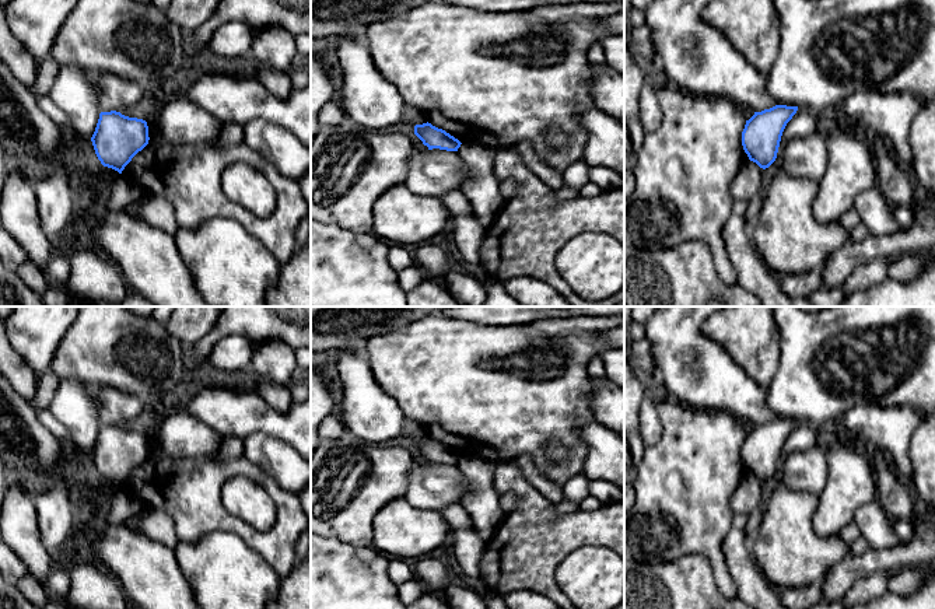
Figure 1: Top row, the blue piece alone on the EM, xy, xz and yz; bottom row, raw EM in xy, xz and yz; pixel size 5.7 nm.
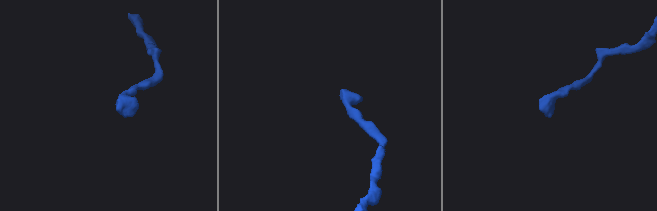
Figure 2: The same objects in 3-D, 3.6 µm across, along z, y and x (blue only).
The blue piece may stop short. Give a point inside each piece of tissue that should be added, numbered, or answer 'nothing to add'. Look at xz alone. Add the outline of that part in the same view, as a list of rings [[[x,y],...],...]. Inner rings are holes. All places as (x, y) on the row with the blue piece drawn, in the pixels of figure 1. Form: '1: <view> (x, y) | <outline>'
nothing to add

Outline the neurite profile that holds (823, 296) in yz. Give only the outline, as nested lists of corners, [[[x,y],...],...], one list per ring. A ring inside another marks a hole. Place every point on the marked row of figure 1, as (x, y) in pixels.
[[[822,286],[816,291],[810,293],[806,300],[813,307],[840,307],[845,300],[844,287],[829,288]]]

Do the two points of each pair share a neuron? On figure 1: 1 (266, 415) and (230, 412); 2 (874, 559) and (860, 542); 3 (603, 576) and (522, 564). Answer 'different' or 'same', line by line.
1: same
2: different
3: different

